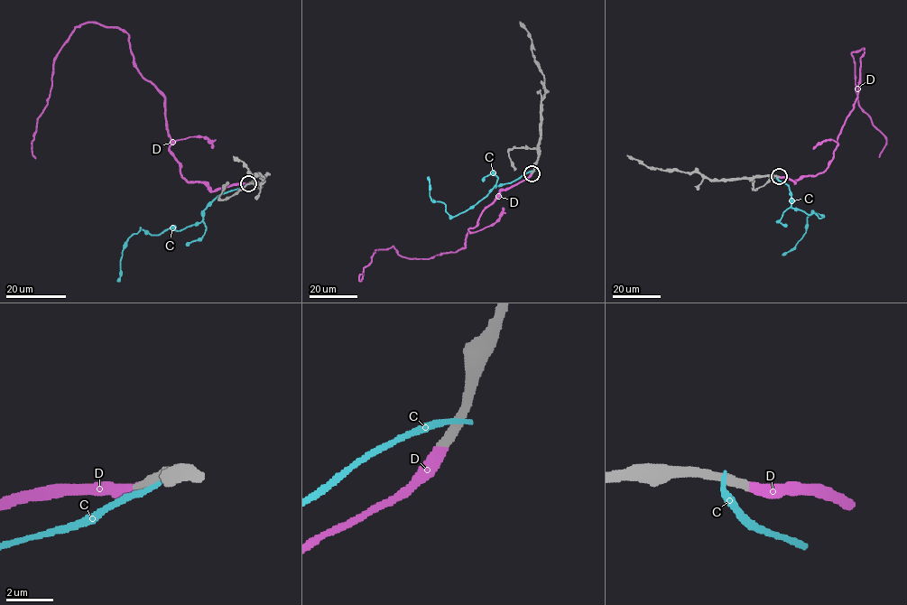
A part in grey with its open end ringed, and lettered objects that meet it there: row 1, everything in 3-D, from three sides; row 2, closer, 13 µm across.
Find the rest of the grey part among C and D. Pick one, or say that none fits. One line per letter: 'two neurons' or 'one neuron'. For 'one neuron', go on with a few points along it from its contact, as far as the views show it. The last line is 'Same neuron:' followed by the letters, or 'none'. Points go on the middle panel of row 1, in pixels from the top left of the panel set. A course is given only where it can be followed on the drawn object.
C: two neurons
D: one neuron | via (532, 173), (499, 192), (464, 247), (427, 259), (378, 249), (360, 281), (362, 274)
Same neuron: D

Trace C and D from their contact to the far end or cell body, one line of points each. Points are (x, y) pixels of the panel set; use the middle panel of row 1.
C: (533, 171), (494, 186), (476, 204), (451, 217), (442, 202), (430, 200), (428, 177)
D: (532, 173), (499, 192), (464, 247), (427, 259), (378, 249), (360, 281), (362, 274)

